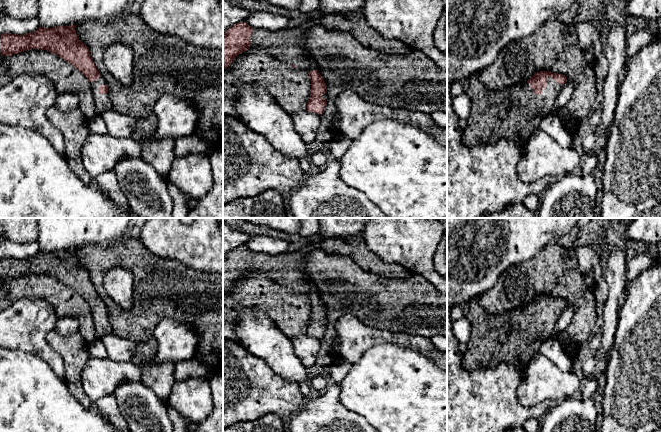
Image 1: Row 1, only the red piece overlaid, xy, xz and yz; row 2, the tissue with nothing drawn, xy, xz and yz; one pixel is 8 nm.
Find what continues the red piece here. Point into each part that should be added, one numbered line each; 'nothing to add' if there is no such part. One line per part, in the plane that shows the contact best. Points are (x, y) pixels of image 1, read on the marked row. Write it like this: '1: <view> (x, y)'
1: yz (515, 112)

